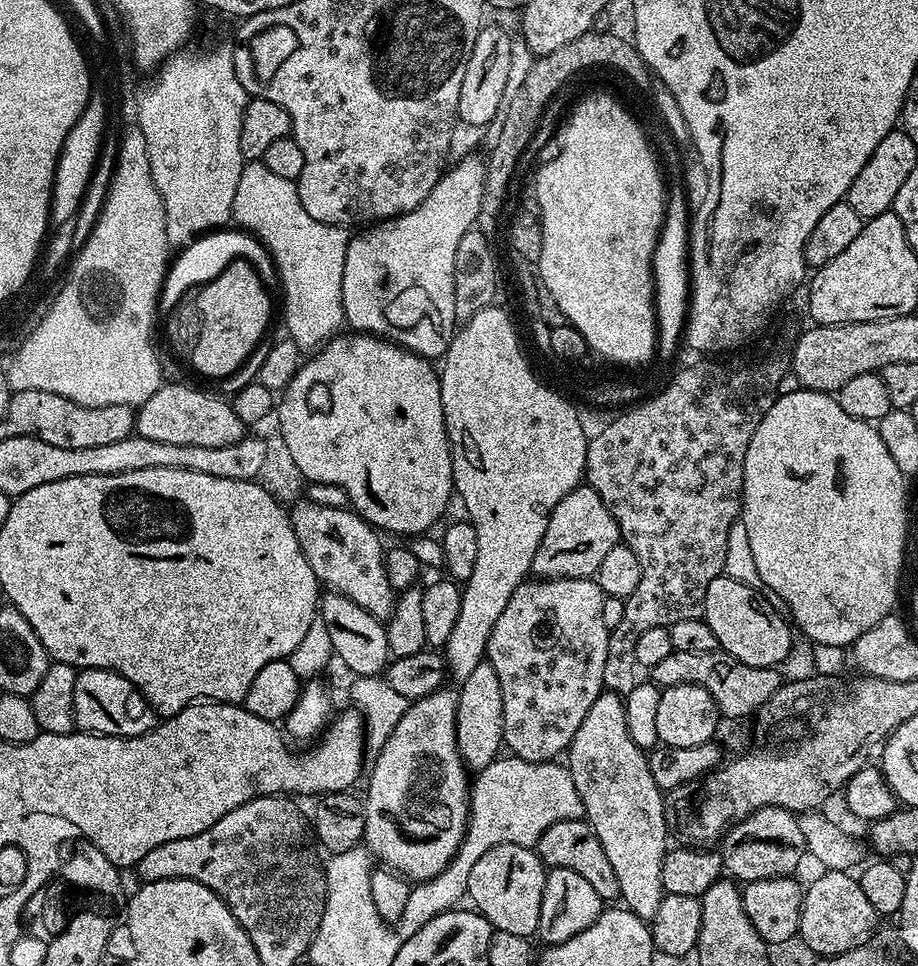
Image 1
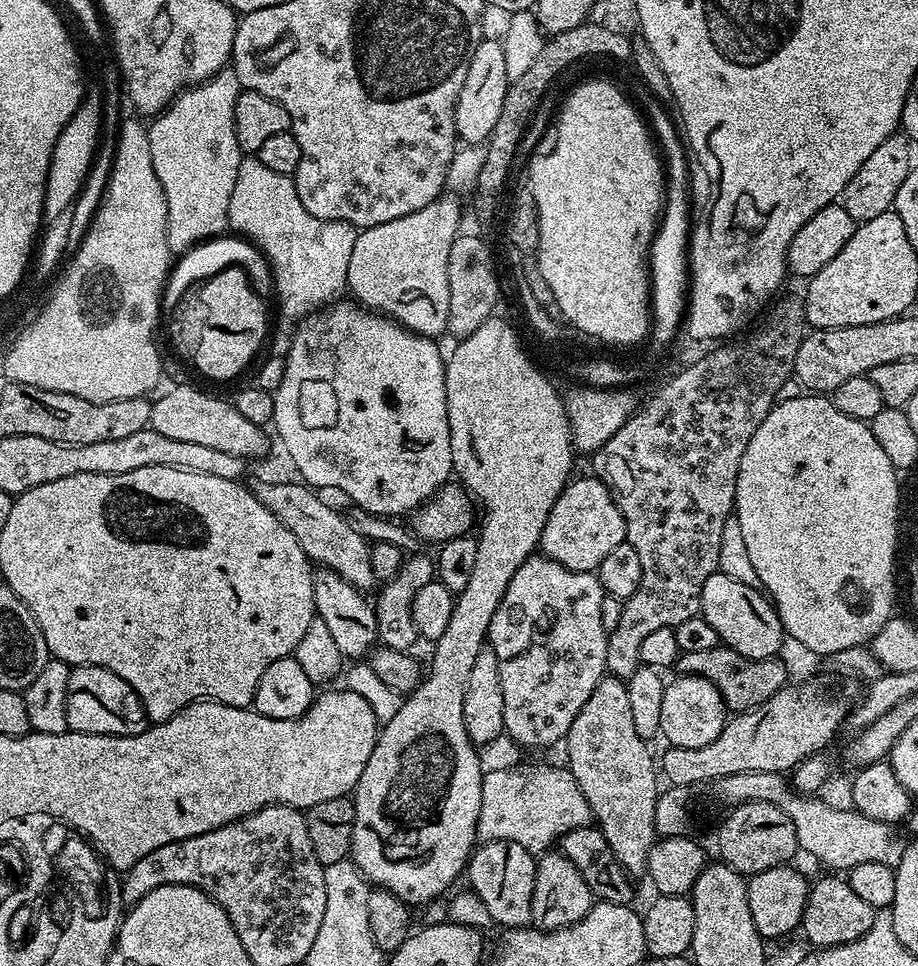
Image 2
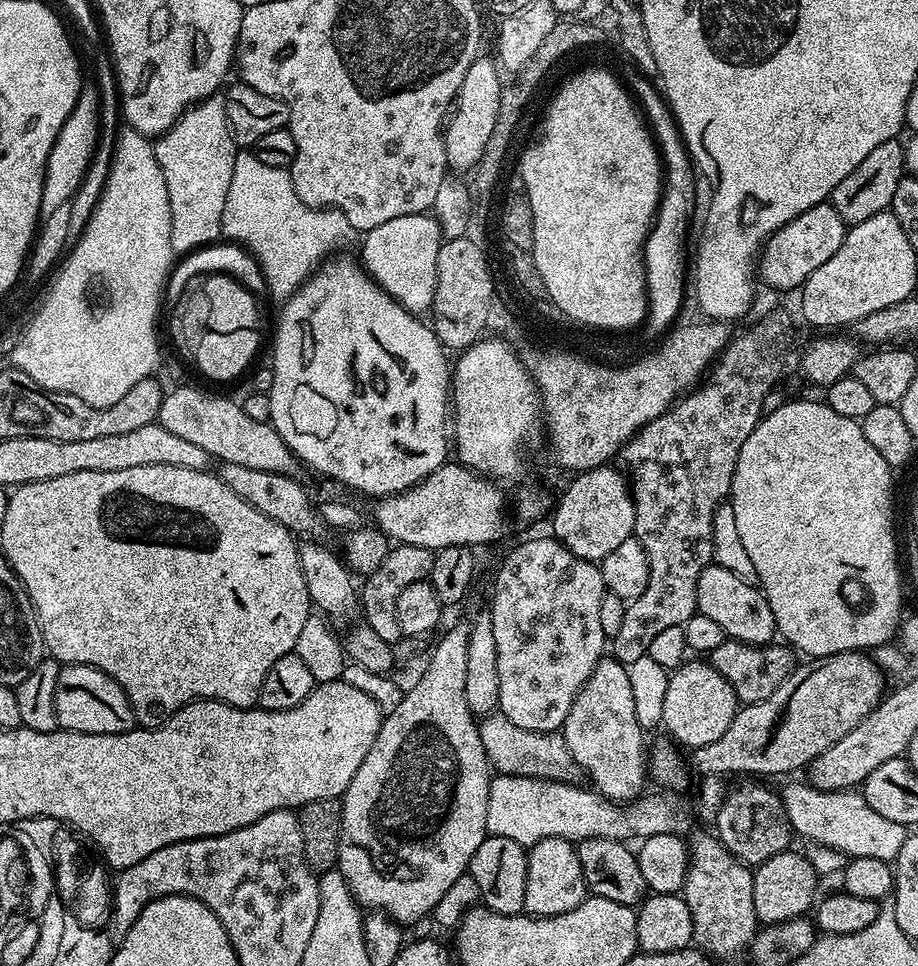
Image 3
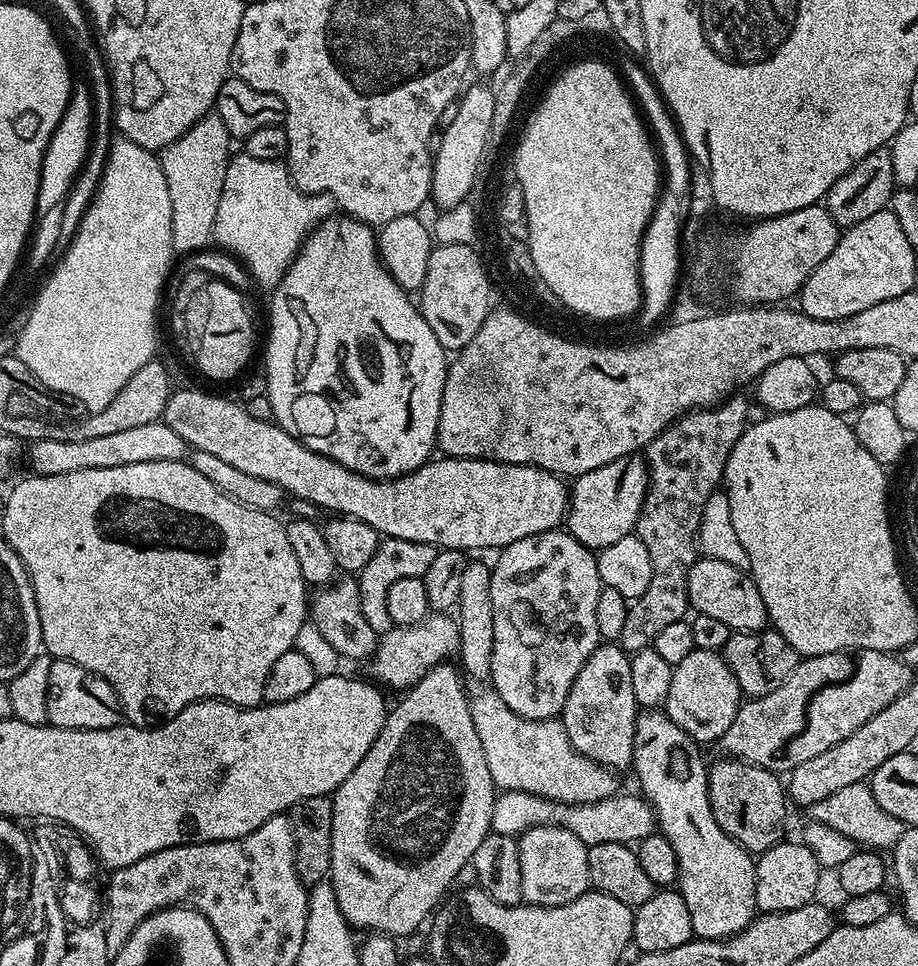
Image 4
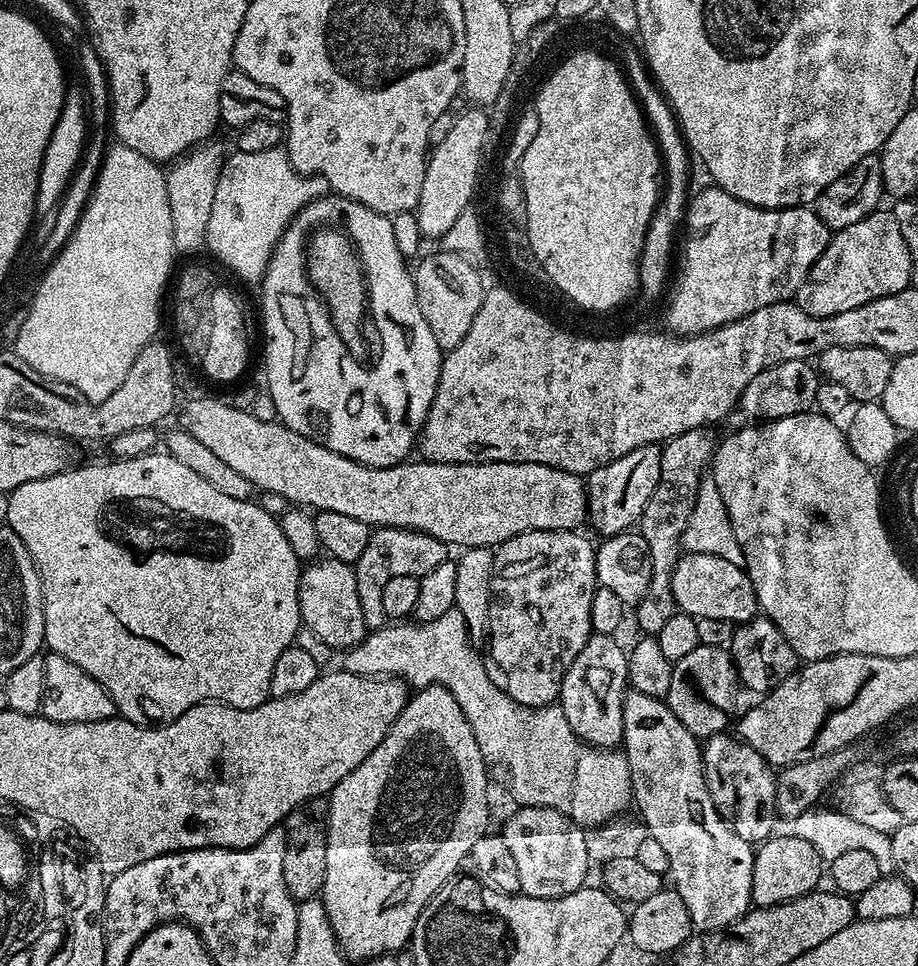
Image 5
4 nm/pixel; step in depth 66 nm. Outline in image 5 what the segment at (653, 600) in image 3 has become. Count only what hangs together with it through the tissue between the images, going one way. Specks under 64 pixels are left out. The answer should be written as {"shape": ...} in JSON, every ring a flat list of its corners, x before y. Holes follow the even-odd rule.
{"shape":[[711,427,686,430,674,438,665,440,661,450,662,474,654,494,650,494,650,502,646,502,644,513,638,521,638,531,646,538,646,546,650,546,650,586,640,603,635,605,636,624,641,633,654,634,662,630,662,625,676,613,676,598,672,589,672,575,682,555,684,531,688,525,690,514,694,510,694,502,698,494,700,481,705,479,709,471,712,456,716,453,718,436]]}

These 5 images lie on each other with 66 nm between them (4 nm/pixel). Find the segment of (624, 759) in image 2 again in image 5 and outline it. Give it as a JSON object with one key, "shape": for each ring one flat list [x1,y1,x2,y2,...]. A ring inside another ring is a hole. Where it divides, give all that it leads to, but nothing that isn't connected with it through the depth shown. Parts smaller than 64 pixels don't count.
{"shape":[[592,635,578,650,578,658,570,662,570,670,562,678,562,690,558,707,566,714,566,722,570,722,570,730,574,730,576,739,584,741,585,744,592,744,596,748,612,750,624,739,622,728,622,702,625,692,629,691,628,682,628,654,625,645,619,644,616,636]]}

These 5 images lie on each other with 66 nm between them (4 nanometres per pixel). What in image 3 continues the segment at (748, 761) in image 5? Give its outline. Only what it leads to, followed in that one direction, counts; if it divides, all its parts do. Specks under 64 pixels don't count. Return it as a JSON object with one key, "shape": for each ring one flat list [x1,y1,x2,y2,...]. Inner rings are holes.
{"shape":[[740,784,736,789,725,795,723,802,714,821,715,835,728,847,730,854,734,854,741,862,749,866,755,866,774,858,774,854,782,854,789,851,791,840,794,840,794,833,790,822,786,818,784,803,780,801,775,791,763,788,760,784]]}

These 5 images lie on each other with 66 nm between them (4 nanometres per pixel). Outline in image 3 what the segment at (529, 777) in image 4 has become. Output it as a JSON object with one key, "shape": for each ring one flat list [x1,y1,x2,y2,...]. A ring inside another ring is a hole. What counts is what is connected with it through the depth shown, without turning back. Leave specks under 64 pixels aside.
{"shape":[[499,714,485,716,479,721,480,737,489,765,505,776,529,776,543,780,572,782,577,779,578,769,563,735,555,732,535,732,514,726,510,718]]}

